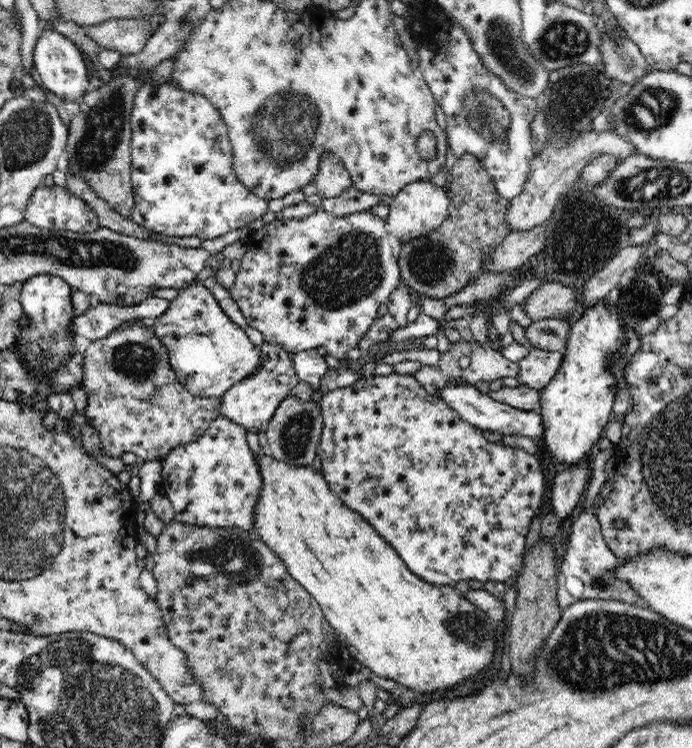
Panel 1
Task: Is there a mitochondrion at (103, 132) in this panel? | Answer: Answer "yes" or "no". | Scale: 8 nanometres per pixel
yes

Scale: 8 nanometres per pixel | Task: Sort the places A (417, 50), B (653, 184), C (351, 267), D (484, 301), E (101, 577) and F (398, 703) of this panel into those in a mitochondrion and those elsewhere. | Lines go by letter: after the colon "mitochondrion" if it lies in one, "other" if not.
A: other
B: mitochondrion
C: mitochondrion
D: other
E: other
F: other

